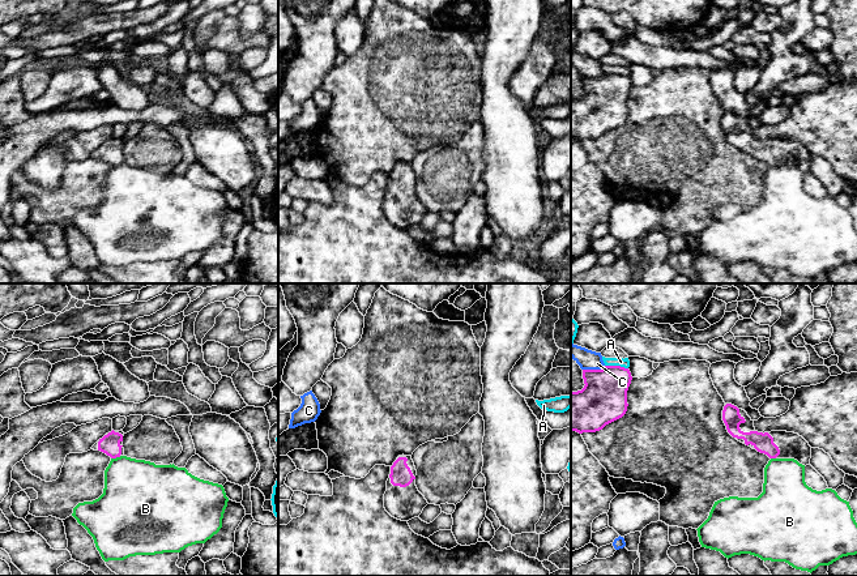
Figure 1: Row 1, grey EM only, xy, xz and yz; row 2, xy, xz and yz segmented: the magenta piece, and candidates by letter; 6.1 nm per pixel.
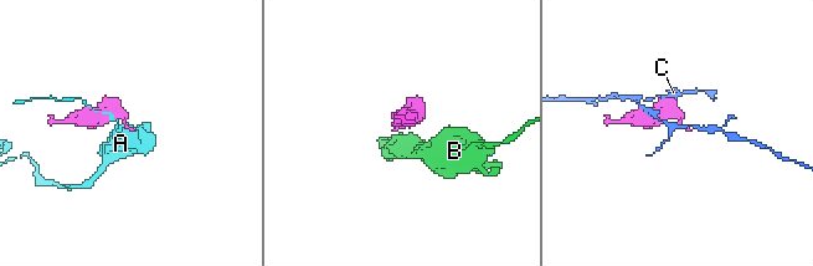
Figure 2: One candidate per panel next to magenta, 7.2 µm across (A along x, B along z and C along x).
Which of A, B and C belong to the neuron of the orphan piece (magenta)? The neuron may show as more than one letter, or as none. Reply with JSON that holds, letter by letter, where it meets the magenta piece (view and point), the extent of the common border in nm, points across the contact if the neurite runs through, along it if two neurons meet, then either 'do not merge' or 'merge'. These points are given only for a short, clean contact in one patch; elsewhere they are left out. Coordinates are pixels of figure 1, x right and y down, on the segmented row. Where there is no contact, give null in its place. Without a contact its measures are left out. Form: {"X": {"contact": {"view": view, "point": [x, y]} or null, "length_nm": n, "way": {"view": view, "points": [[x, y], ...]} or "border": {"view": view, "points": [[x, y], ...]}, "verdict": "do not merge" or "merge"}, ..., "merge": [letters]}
{"A": {"contact": {"view": "yz", "point": [617, 366]}, "length_nm": 150, "verdict": "do not merge"}, "B": {"contact": {"view": "xy", "point": [115, 457]}, "length_nm": 70, "border": {"view": "xy", "points": [[120, 456], [111, 459]]}, "verdict": "do not merge"}, "C": {"contact": {"view": "yz", "point": [593, 370]}, "length_nm": 150, "verdict": "do not merge"}, "merge": []}

